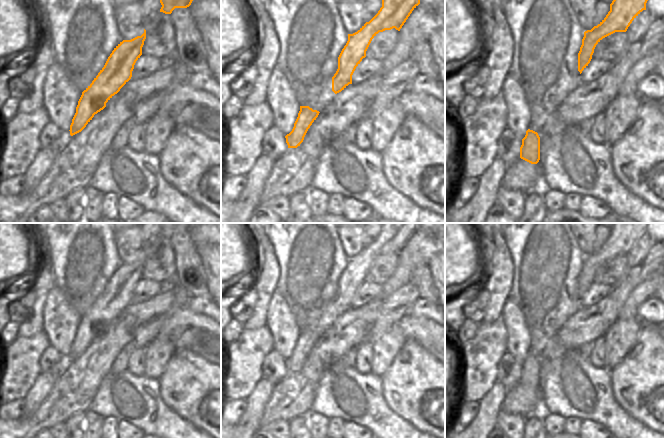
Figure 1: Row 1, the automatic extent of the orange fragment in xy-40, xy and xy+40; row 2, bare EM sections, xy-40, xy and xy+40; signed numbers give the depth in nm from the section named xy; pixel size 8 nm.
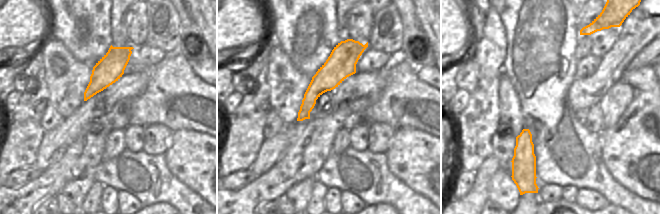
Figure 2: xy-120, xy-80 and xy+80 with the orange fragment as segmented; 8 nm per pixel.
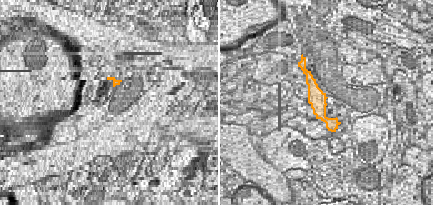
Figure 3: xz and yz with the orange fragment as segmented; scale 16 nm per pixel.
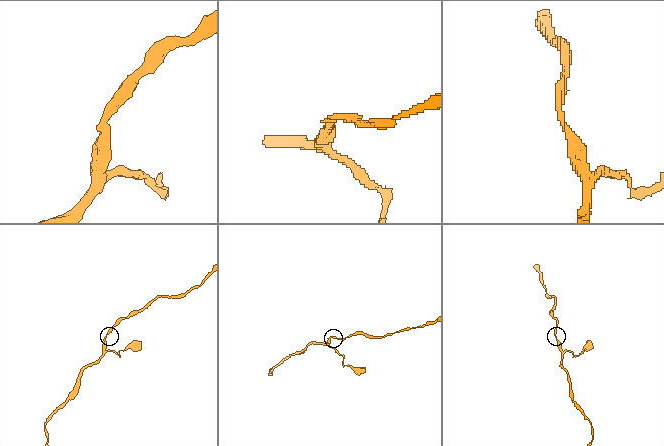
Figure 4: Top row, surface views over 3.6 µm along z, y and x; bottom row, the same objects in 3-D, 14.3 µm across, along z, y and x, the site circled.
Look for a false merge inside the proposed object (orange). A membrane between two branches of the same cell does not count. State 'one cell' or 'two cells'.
one cell

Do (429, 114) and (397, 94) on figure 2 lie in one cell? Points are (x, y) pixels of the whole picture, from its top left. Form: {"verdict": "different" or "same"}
{"verdict": "same"}

